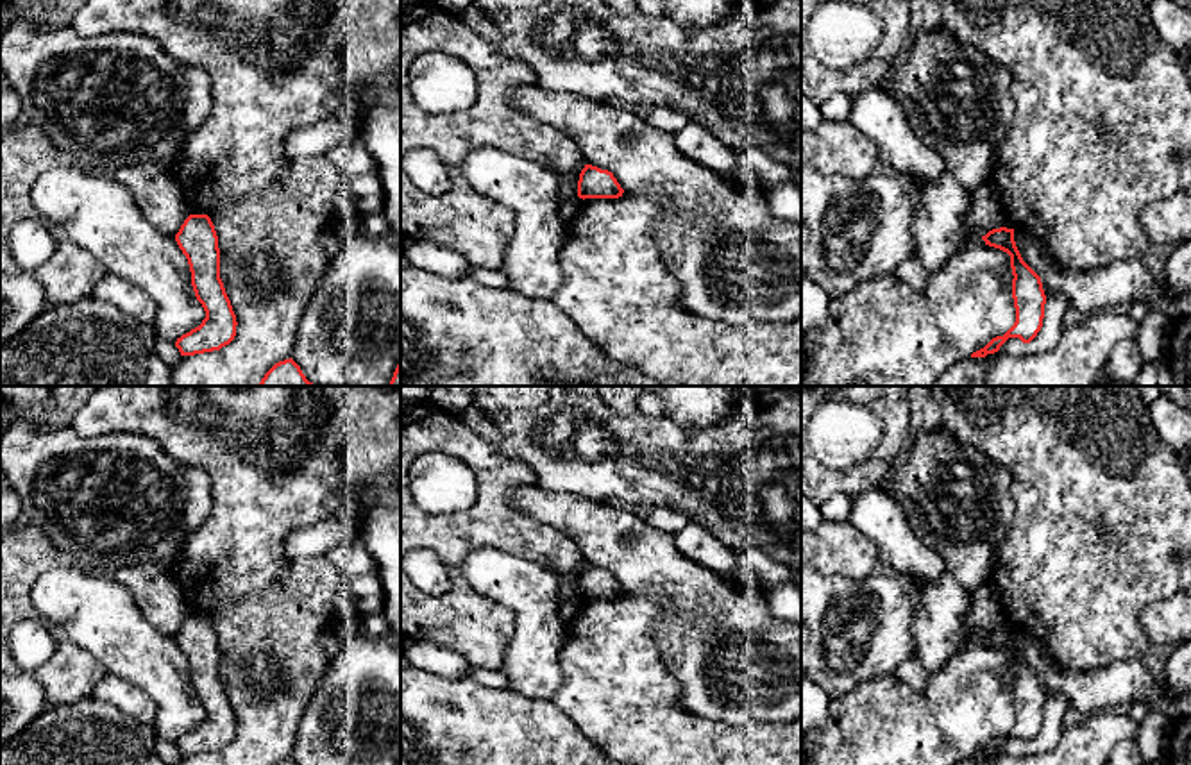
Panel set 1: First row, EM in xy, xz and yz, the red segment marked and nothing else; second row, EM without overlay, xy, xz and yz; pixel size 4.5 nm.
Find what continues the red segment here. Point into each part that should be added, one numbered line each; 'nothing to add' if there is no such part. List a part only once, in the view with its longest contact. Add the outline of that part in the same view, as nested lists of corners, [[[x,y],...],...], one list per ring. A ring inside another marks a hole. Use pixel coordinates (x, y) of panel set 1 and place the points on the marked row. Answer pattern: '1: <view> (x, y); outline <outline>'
nothing to add

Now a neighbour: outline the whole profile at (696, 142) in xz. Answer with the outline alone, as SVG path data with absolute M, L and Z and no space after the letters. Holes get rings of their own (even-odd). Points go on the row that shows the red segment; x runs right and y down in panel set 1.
M690 122L680 130L672 132L676 148L696 161L697 164L724 173L739 166L735 152L722 145L706 127L699 122Z

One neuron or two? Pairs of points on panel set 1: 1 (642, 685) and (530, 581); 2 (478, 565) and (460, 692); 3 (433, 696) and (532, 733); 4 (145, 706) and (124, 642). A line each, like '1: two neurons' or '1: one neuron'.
1: two neurons
2: two neurons
3: one neuron
4: two neurons

